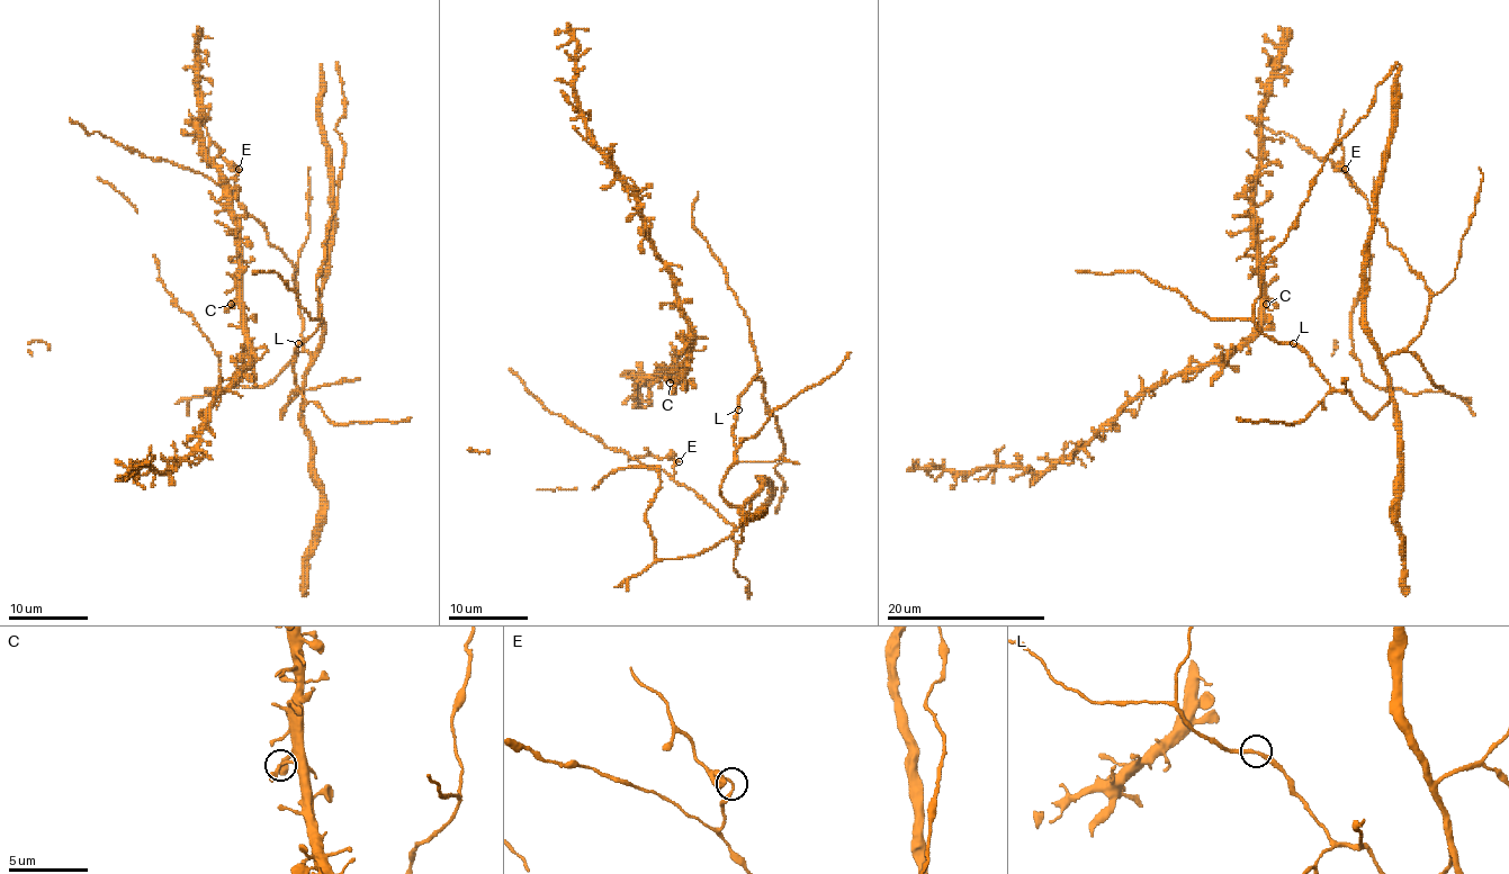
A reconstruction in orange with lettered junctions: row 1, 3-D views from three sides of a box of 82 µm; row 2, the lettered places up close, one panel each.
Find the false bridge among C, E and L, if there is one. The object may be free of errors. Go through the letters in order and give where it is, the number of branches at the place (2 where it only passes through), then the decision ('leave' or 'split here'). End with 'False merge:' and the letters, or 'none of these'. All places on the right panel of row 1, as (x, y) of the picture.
C: at (1266, 304); 2 branches meet; leave
E: at (1345, 169); 2 branches meet; split here
L: at (1293, 343); 2 branches meet; leave
False merge: E

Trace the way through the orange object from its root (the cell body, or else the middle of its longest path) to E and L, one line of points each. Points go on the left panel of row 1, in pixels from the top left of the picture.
E: (292, 394), (283, 417), (280, 412), (298, 394), (310, 362), (294, 267), (234, 195), (239, 169)
L: (292, 394), (296, 389), (294, 356), (298, 344)

